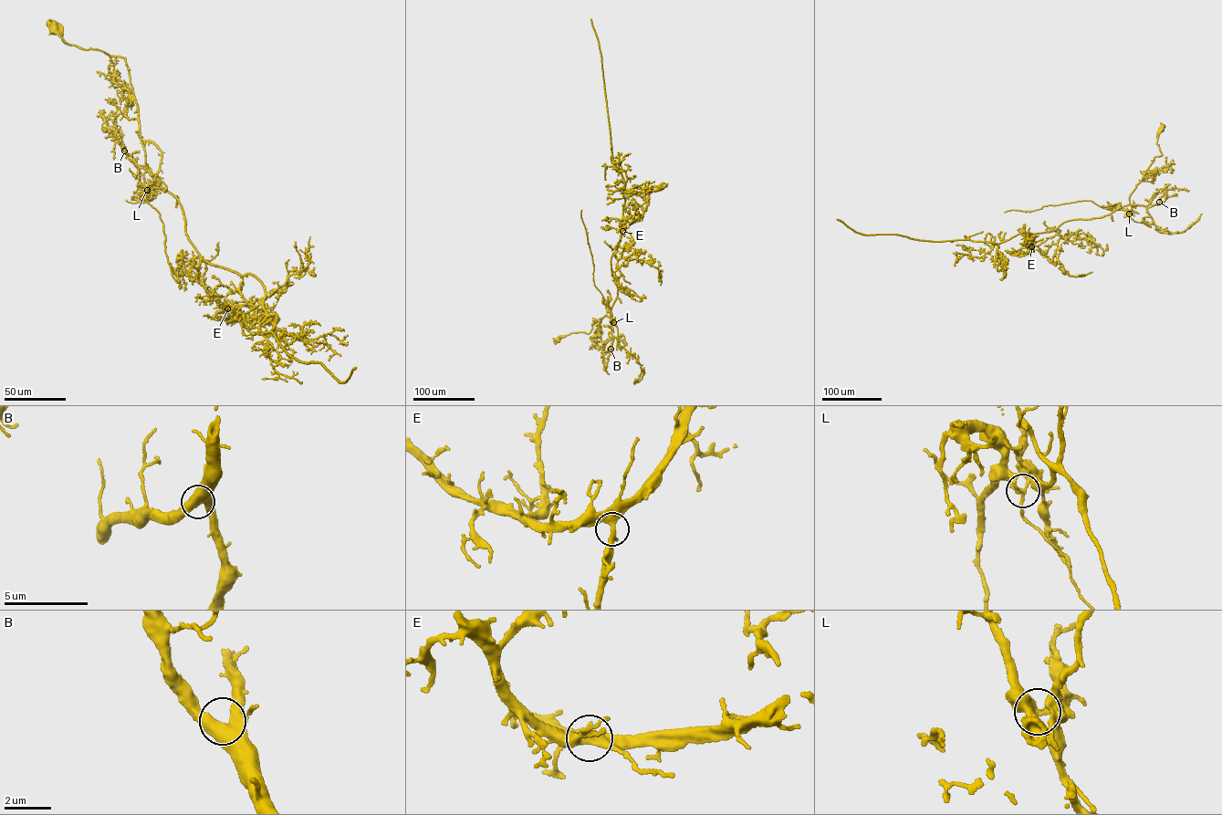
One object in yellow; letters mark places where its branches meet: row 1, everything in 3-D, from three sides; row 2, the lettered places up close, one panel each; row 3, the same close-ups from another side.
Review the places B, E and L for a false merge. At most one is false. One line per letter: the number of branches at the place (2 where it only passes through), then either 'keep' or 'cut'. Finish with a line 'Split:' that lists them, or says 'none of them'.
B: branches 4; keep
E: branches 3; keep
L: branches 5; cut
Split: L

